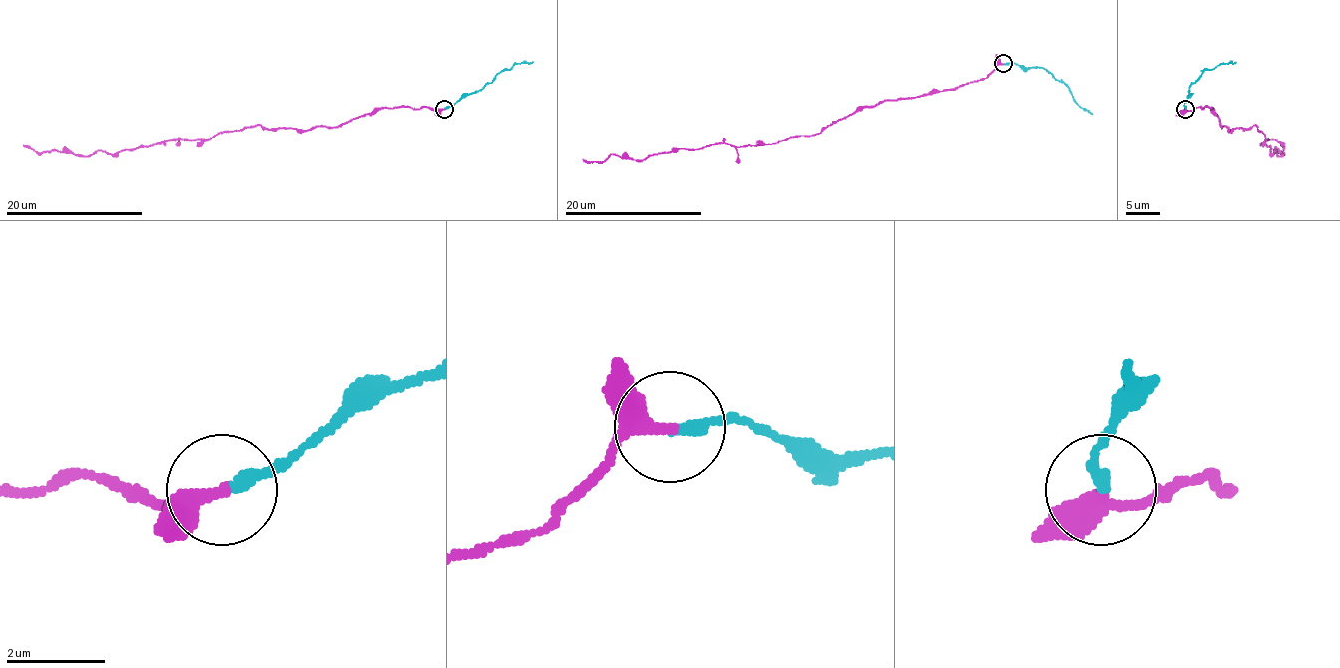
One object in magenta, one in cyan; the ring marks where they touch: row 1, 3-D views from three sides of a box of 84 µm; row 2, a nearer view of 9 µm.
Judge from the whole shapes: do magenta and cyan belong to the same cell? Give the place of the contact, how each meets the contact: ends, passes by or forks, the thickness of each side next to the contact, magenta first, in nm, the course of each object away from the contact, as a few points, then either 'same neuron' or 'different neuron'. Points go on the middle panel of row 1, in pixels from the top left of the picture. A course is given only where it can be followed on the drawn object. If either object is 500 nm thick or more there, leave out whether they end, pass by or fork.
place (1003, 63); magenta passes by; cyan ends; calibres 260 and 240 nm; course magenta (1003, 64), (986, 78), (859, 107), (816, 134), (771, 145), (715, 143), (633, 160), (583, 158); course cyan (1003, 64), (1042, 67), (1063, 83), (1075, 102), (1092, 114); same neuron

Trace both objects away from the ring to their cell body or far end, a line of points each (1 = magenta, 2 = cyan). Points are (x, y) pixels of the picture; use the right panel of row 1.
1: (1185, 108), (1213, 108), (1228, 130), (1256, 125), (1273, 154), (1281, 154), (1276, 149), (1283, 153), (1280, 144)
2: (1185, 108), (1189, 87), (1204, 70), (1235, 62)

